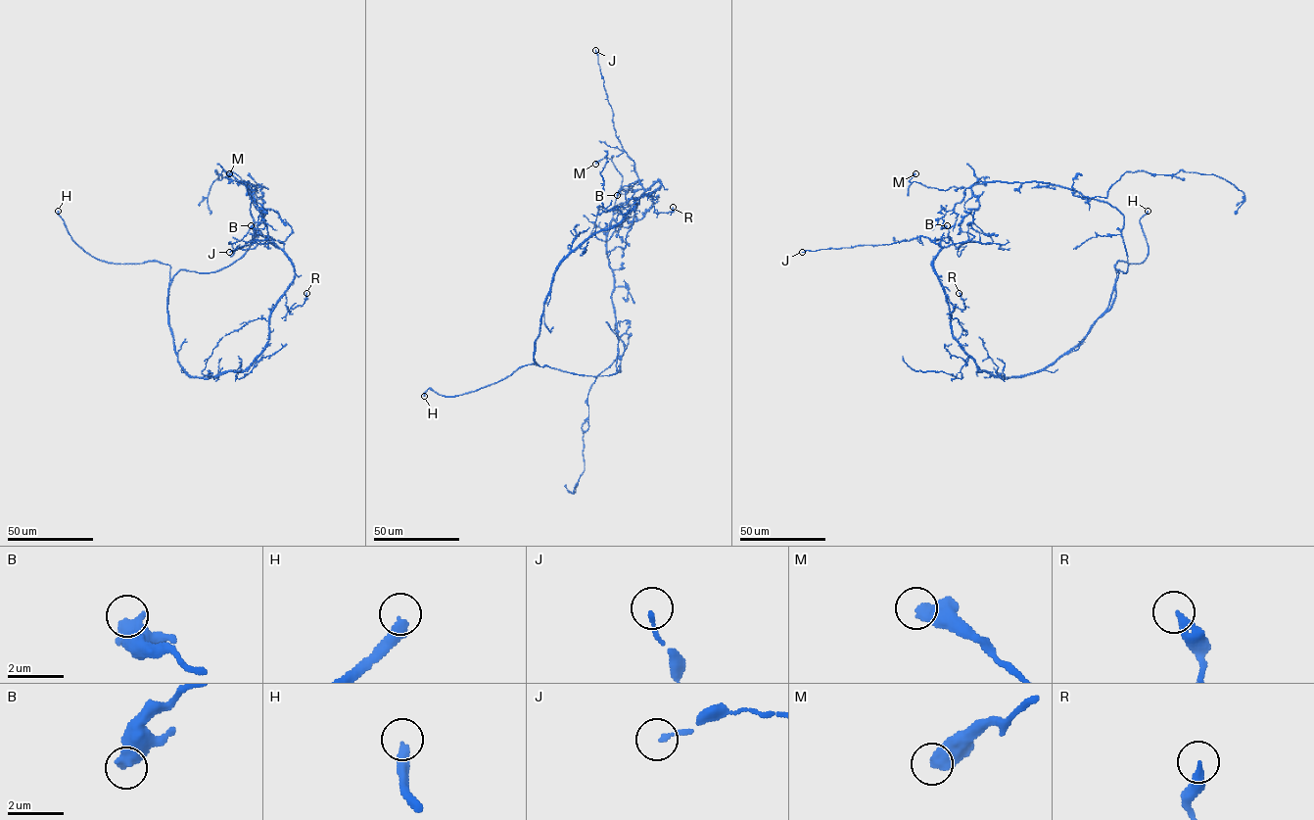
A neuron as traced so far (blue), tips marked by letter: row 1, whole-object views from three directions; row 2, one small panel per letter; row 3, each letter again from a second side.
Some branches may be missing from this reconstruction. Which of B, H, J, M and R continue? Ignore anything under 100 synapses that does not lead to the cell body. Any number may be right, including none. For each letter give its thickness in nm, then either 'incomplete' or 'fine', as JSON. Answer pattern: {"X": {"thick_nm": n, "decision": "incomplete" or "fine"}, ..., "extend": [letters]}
{"B": {"thick_nm": 550, "decision": "fine"}, "H": {"thick_nm": 400, "decision": "incomplete"}, "J": {"thick_nm": 120, "decision": "fine"}, "M": {"thick_nm": 550, "decision": "fine"}, "R": {"thick_nm": 320, "decision": "fine"}, "extend": ["H"]}

